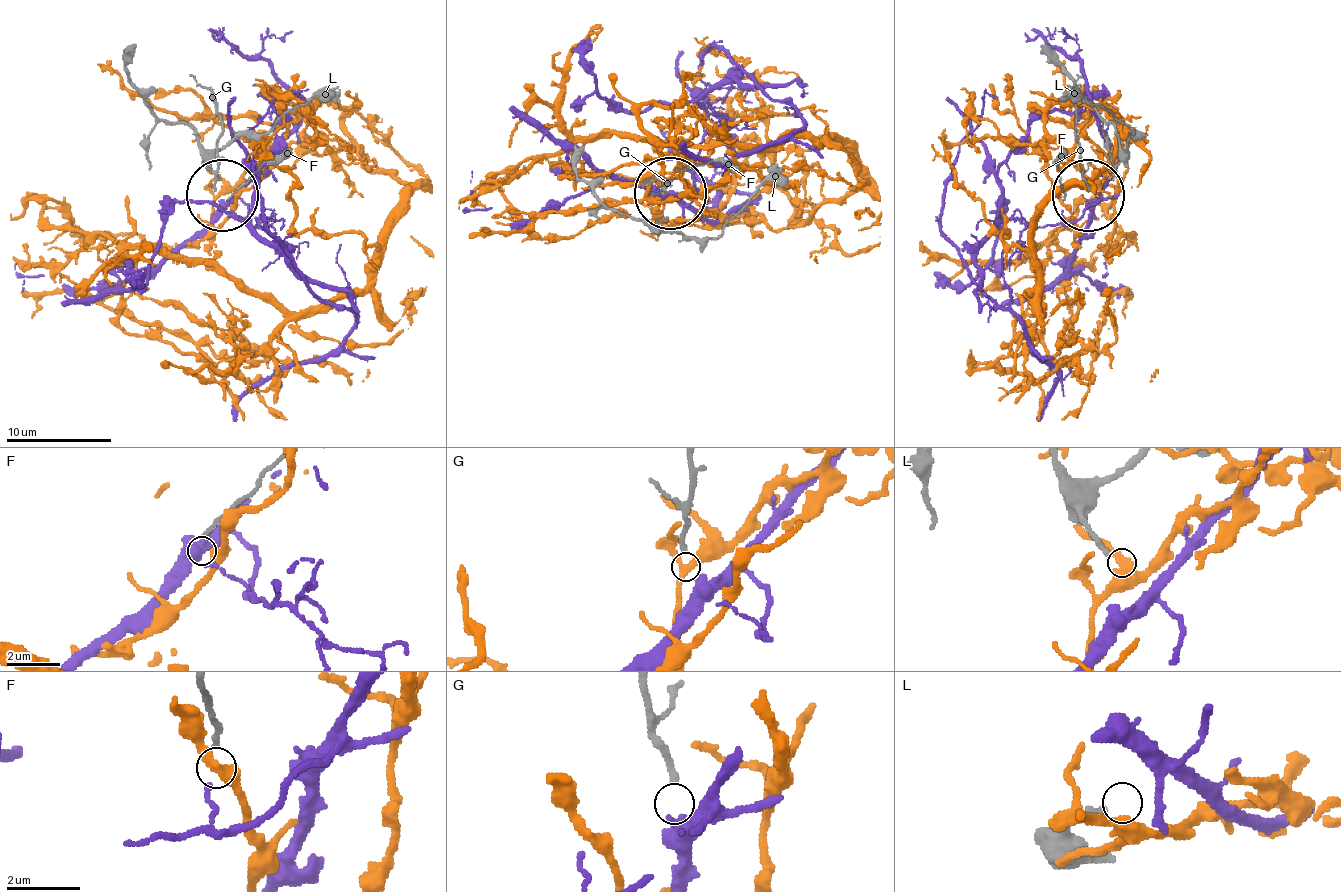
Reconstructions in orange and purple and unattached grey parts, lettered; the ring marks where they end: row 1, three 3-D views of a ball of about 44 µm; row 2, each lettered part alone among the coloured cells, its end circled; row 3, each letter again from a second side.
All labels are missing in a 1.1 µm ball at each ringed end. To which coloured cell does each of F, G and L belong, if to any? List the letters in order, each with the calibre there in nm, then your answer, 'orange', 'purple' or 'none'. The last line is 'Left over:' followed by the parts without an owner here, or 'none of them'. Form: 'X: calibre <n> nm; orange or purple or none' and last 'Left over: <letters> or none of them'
F: calibre 150 nm; none
G: calibre 180 nm; purple
L: calibre 190 nm; none
Left over: F, L

